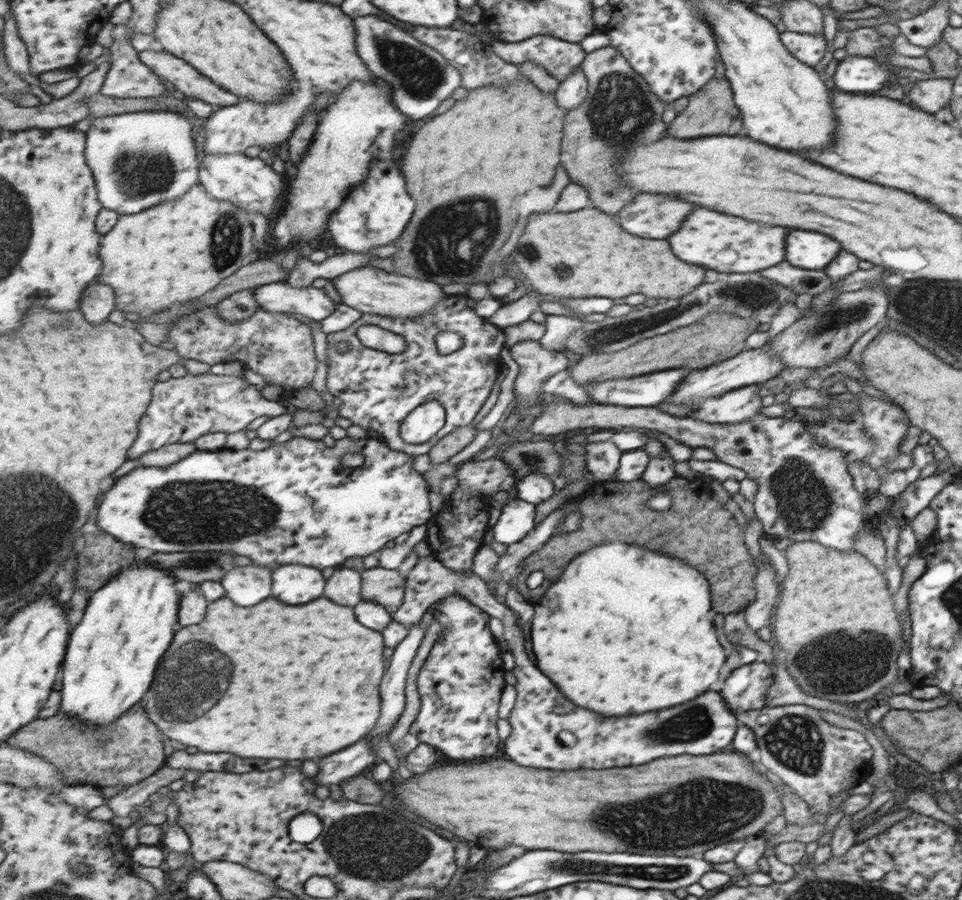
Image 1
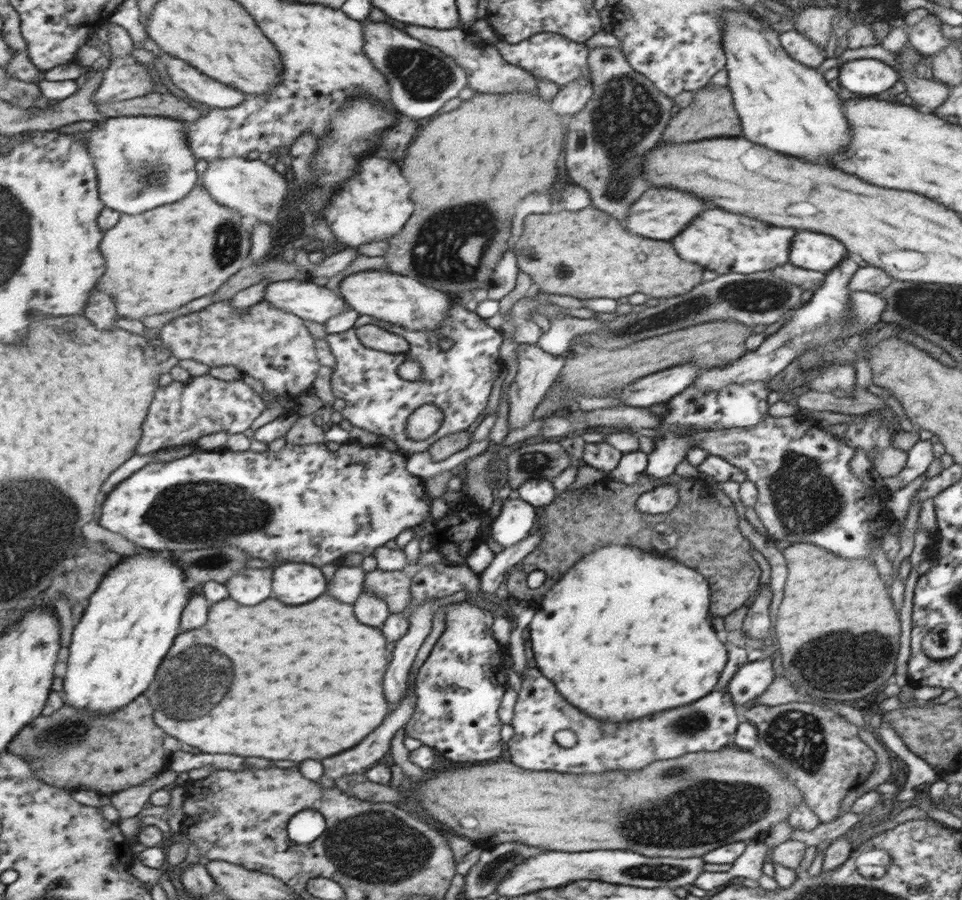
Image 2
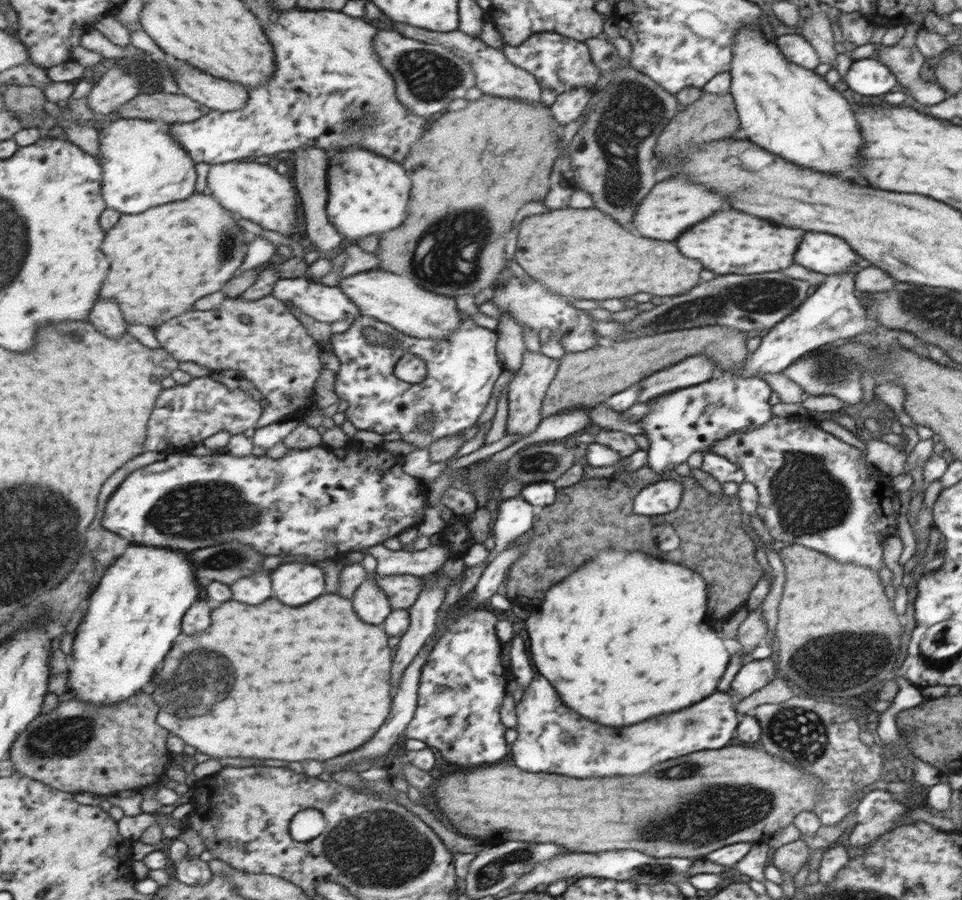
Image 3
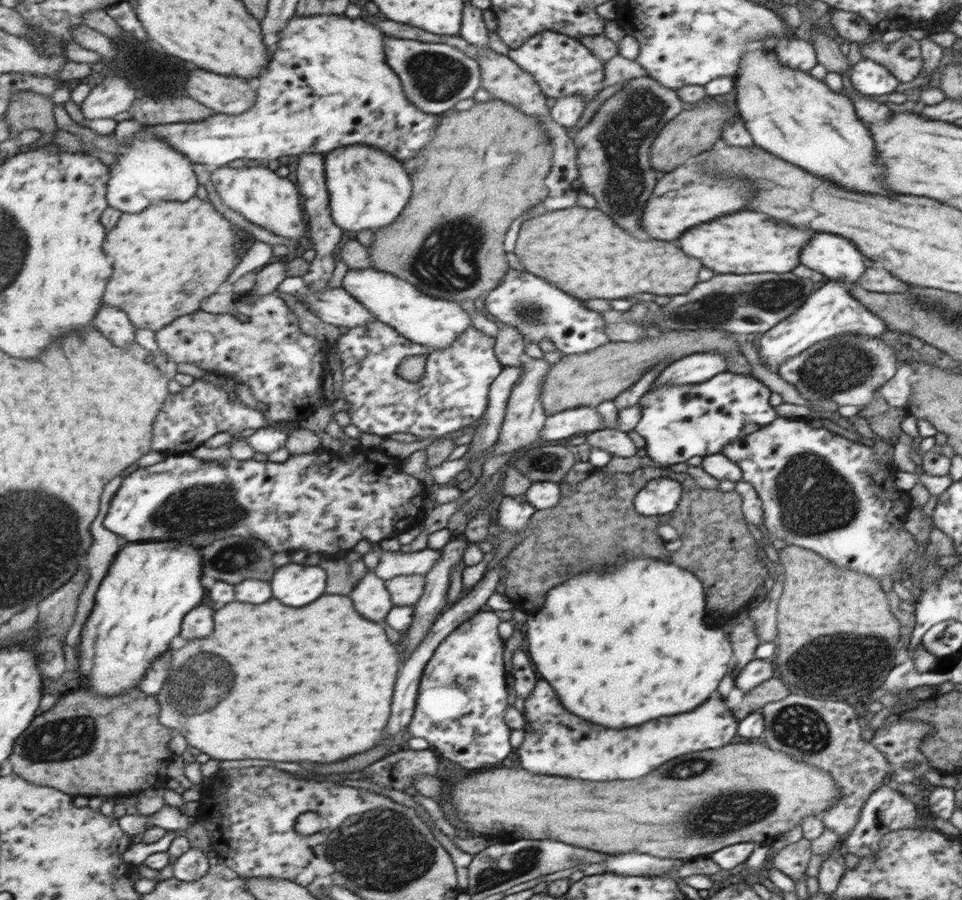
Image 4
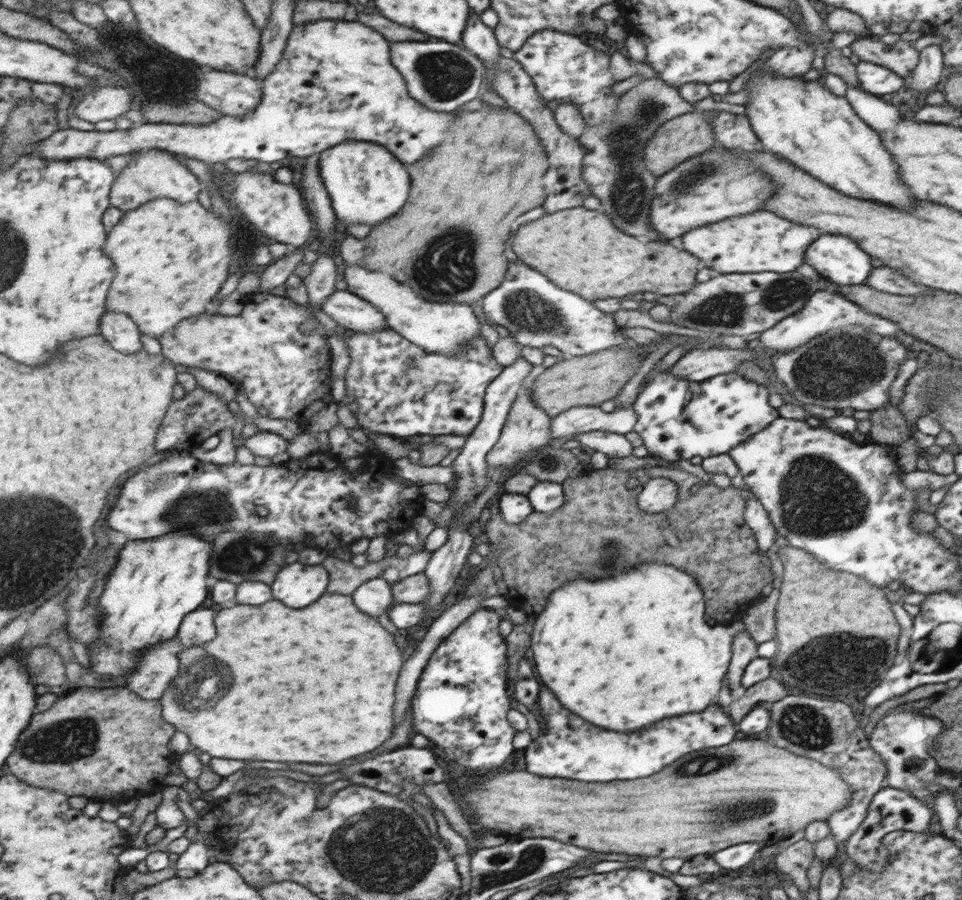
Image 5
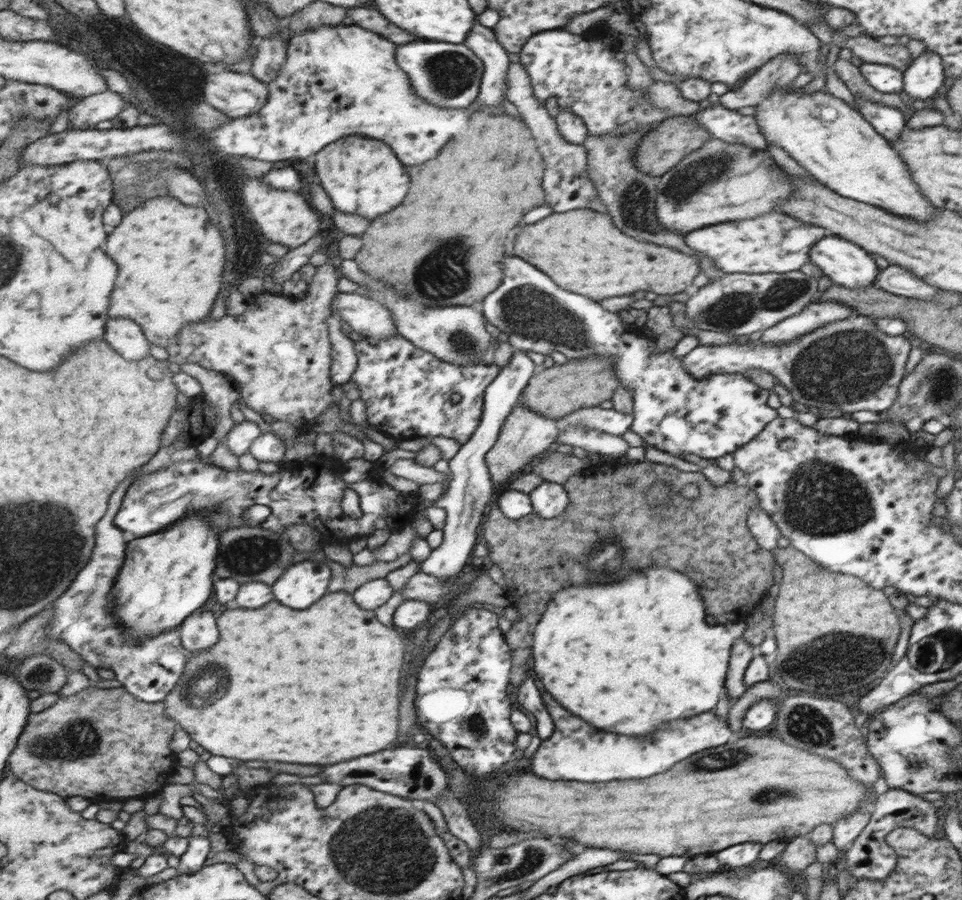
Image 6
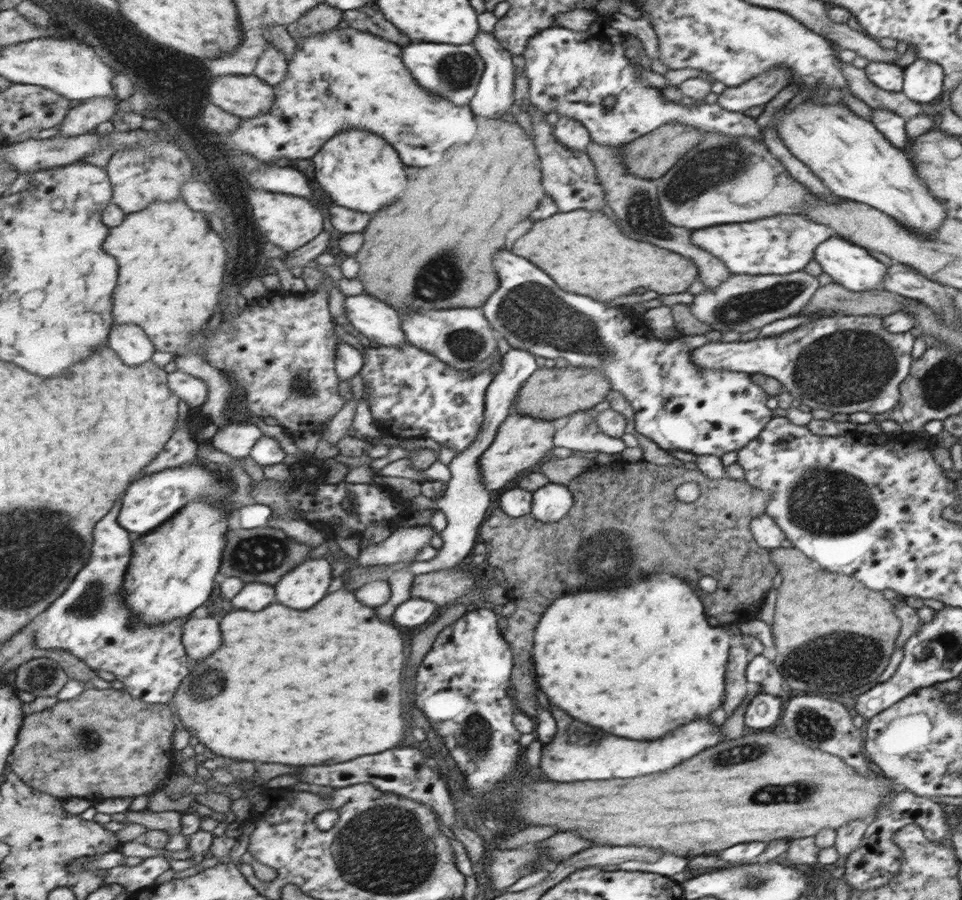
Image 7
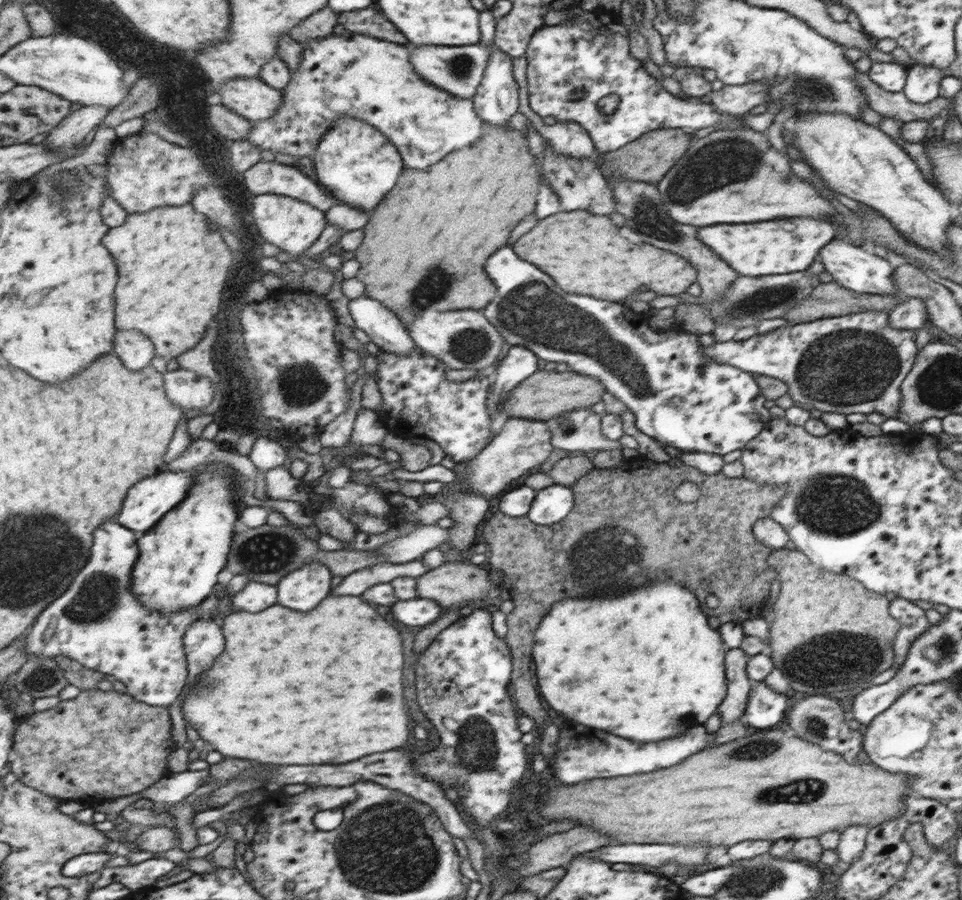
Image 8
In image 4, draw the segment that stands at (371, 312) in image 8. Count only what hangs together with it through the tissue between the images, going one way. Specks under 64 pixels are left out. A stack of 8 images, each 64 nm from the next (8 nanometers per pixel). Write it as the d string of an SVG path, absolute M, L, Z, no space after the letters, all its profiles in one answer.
M288 277L278 288L278 292L292 294L296 298L300 298L301 302L306 302L314 314L320 316L324 321L334 323L336 326L348 326L350 329L358 328L358 326L364 326L368 322L376 321L374 313L370 313L358 299L352 297L352 293L349 293L345 288L328 288L324 292L316 292L312 286L306 284L306 280L302 277Z

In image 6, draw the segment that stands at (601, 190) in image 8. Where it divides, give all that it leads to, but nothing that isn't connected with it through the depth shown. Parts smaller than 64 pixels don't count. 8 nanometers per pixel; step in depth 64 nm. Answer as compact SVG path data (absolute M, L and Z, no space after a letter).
M510 63L507 74L507 99L516 106L528 128L532 128L537 148L547 162L546 174L543 176L544 190L548 190L548 204L554 212L568 212L574 208L590 209L590 202L599 199L598 189L590 177L590 161L584 145L572 144L559 132L558 122L548 114L544 104L535 96L531 78L521 63Z

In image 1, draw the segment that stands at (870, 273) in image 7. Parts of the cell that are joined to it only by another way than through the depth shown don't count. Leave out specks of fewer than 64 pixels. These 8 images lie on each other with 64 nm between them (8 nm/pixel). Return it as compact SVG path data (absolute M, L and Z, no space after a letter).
M792 230L788 236L788 262L800 268L824 271L841 251L839 242L818 232Z

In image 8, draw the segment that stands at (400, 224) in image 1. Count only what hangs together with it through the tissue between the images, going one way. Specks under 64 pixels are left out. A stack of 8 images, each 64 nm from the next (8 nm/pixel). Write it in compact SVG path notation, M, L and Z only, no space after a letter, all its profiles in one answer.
M352 116L340 118L340 122L336 123L336 127L332 127L332 131L328 131L328 135L324 136L324 142L314 154L315 167L317 168L318 178L324 187L334 195L340 197L344 204L348 204L353 208L360 207L360 210L372 210L394 186L398 176L402 174L402 154L388 140L384 133L378 131L374 126L364 123L364 121Z

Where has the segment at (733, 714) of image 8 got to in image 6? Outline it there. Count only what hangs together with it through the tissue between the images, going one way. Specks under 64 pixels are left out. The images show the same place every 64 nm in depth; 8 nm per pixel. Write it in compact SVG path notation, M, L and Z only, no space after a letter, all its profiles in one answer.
M743 637L736 640L732 651L732 672L728 673L728 696L734 704L747 691L746 670L751 660L755 658L757 649L744 640Z

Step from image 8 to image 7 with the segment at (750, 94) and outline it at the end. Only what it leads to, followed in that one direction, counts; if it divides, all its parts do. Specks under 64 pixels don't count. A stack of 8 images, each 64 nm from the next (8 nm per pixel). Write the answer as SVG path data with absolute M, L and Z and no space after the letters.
M772 68L741 85L726 87L716 96L716 103L729 112L744 113L746 110L766 105L788 84L792 72L788 68Z

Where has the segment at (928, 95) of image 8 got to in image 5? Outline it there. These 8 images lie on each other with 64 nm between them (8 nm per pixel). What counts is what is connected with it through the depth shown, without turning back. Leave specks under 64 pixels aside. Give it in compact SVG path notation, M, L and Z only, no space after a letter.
M928 46L920 53L920 61L914 67L911 78L906 79L908 88L918 94L930 94L942 79L944 72L943 53L939 46Z

